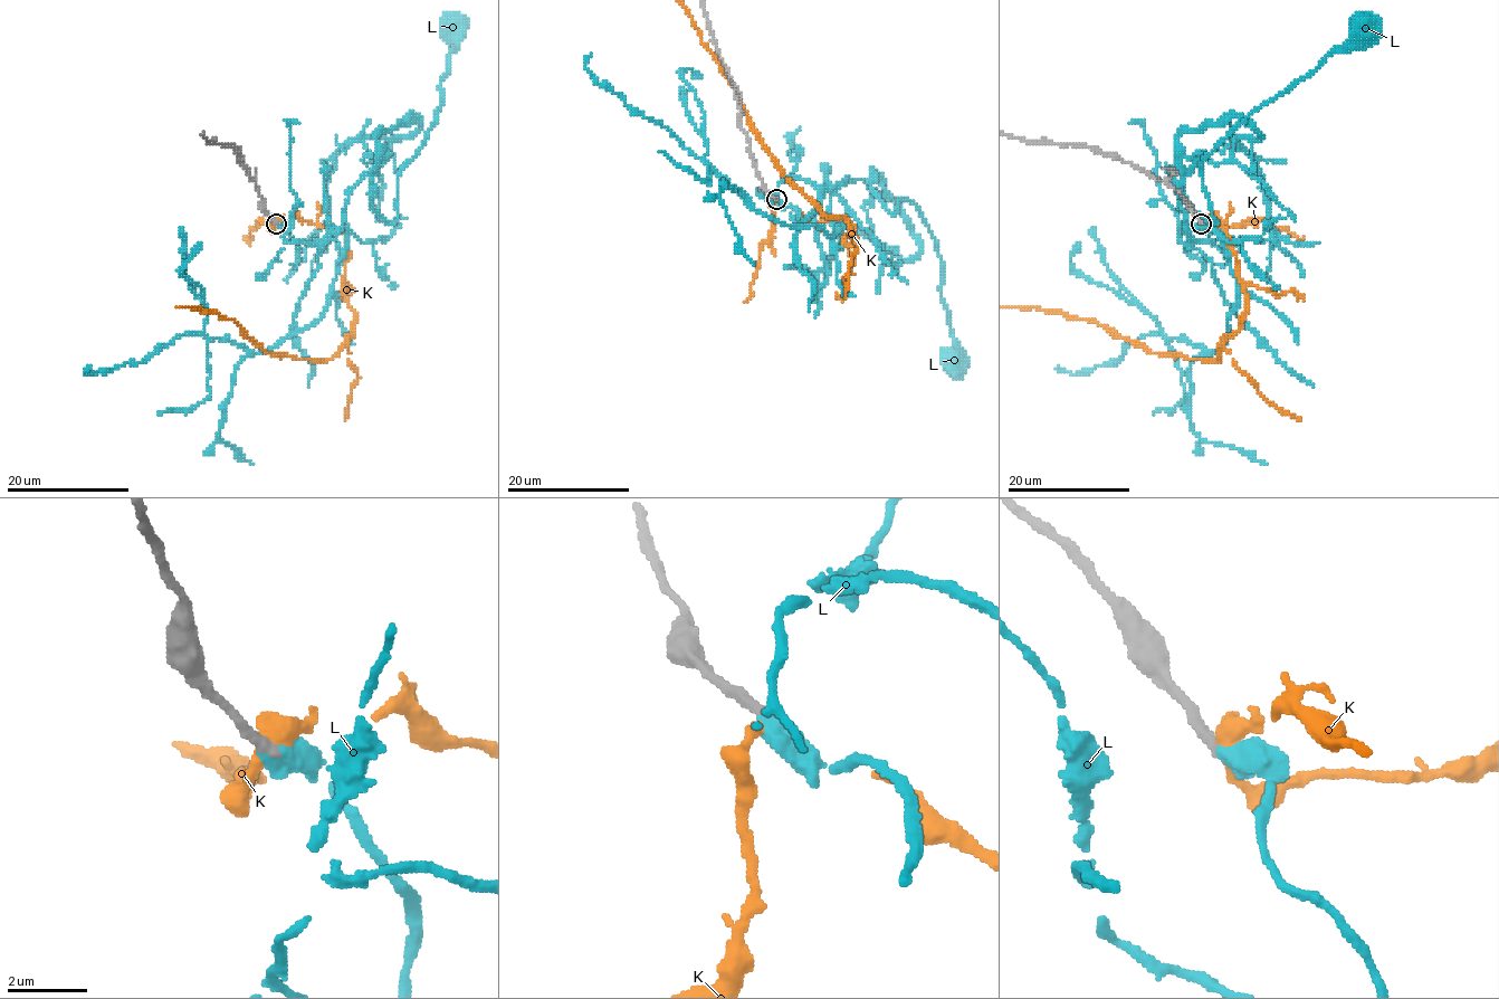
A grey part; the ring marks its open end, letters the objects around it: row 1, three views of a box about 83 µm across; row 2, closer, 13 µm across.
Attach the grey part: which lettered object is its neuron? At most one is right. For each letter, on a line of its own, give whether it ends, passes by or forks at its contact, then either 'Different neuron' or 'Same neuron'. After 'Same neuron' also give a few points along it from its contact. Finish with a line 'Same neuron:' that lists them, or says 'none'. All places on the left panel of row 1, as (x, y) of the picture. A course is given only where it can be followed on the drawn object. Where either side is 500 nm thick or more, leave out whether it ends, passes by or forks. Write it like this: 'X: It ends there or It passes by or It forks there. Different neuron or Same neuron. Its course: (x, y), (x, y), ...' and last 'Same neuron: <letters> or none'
K: It passes by. Different neuron
L: Same neuron. Its course: (275, 222), (298, 249), (280, 262), (284, 243), (332, 240), (381, 154), (370, 206), (397, 218), (451, 26)
Same neuron: L

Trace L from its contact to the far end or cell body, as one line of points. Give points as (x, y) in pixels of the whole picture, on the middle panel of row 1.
L: (775, 199), (796, 224), (784, 179), (909, 199), (952, 361)

